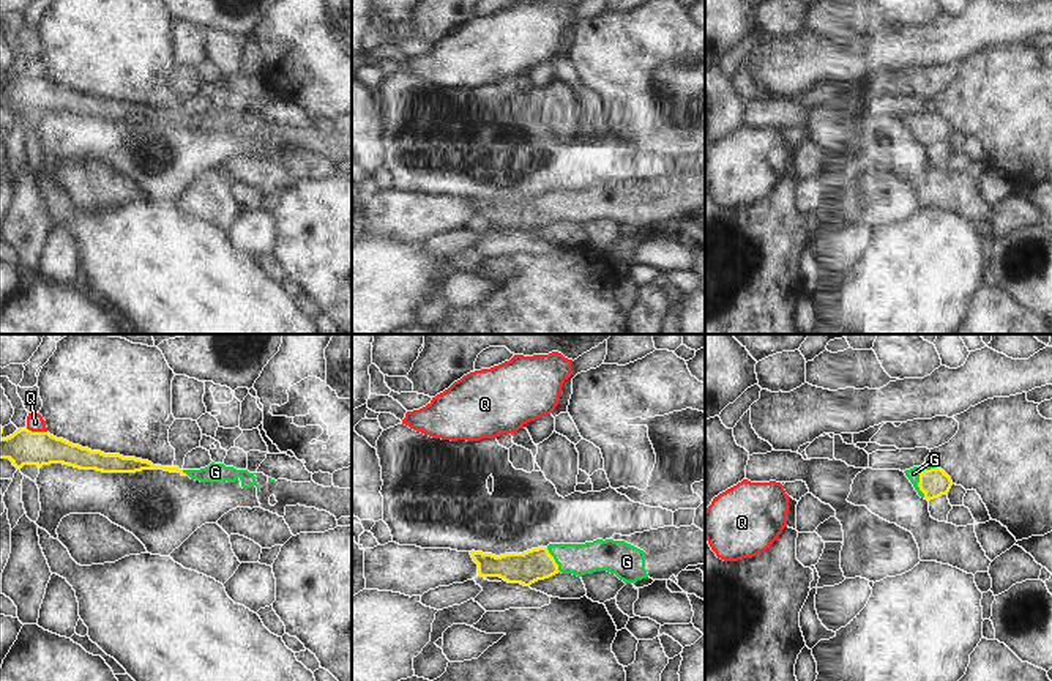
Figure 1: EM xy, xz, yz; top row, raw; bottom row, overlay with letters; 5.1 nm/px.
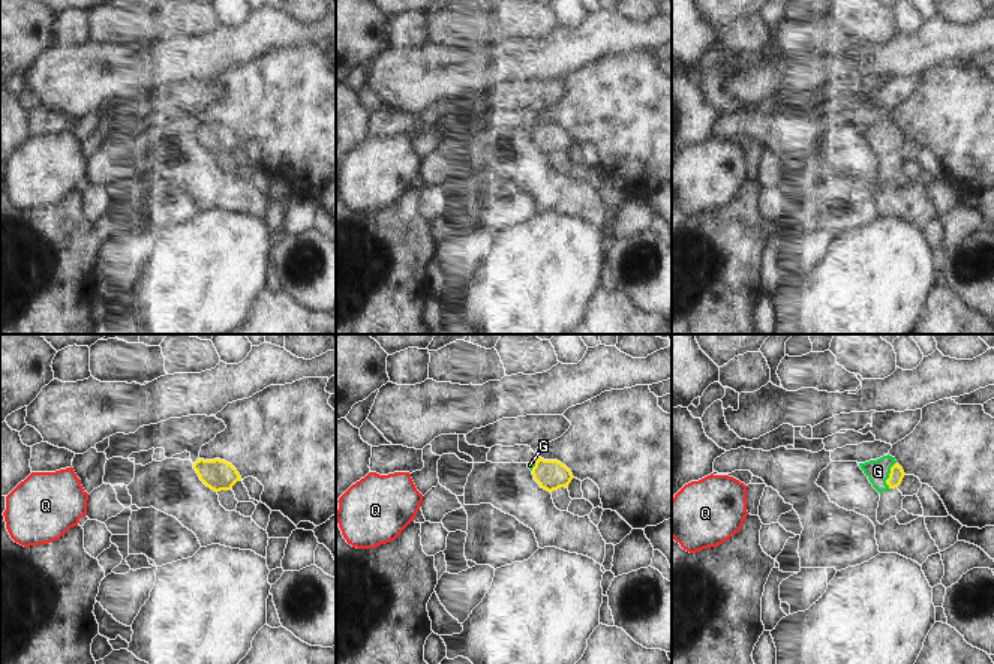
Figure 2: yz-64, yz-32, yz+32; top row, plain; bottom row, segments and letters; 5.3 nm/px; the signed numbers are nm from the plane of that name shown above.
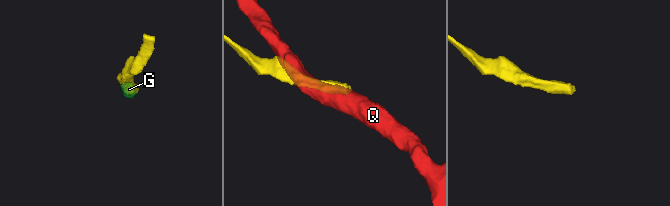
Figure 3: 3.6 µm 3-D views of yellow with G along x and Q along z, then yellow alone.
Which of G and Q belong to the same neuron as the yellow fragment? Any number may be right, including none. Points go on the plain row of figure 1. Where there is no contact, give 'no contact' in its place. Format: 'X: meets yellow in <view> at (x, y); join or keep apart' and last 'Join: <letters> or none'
G: meets yellow in yz at (920, 123); join
Q: meets yellow in xy at (37, 79); keep apart
Join: G

